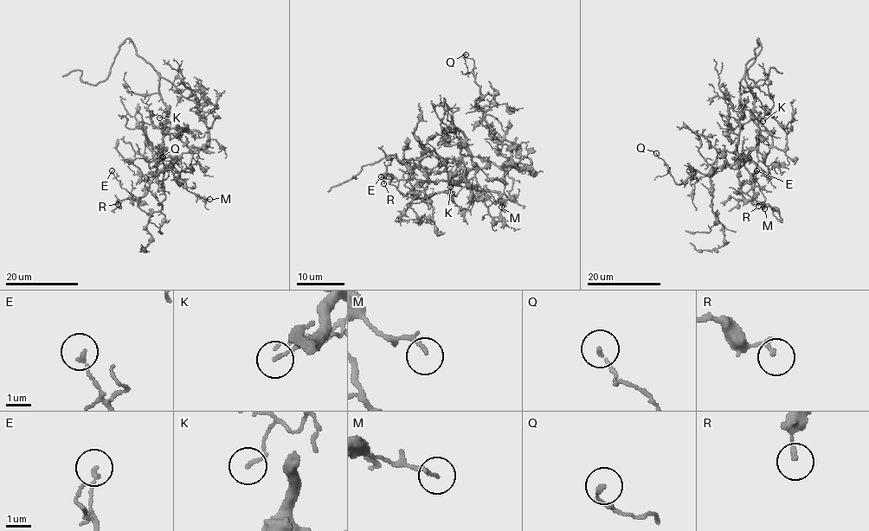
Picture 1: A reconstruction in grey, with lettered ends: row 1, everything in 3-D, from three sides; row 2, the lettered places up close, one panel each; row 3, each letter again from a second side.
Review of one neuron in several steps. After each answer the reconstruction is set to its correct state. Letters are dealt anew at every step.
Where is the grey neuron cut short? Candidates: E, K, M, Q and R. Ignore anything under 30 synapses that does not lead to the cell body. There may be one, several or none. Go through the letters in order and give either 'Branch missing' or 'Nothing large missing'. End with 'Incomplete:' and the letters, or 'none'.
E: Nothing large missing
K: Nothing large missing
M: Nothing large missing
Q: Nothing large missing
R: Nothing large missing
Incomplete: none

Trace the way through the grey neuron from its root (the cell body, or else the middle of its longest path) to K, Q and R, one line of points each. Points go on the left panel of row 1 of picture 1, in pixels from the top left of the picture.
K: (159, 93), (168, 111), (159, 118)
Q: (159, 93), (160, 77), (193, 100), (209, 139), (190, 149), (190, 170), (179, 173), (178, 184), (163, 156)
R: (159, 93), (166, 108), (166, 134), (161, 150), (164, 169), (143, 195), (119, 200), (118, 204)

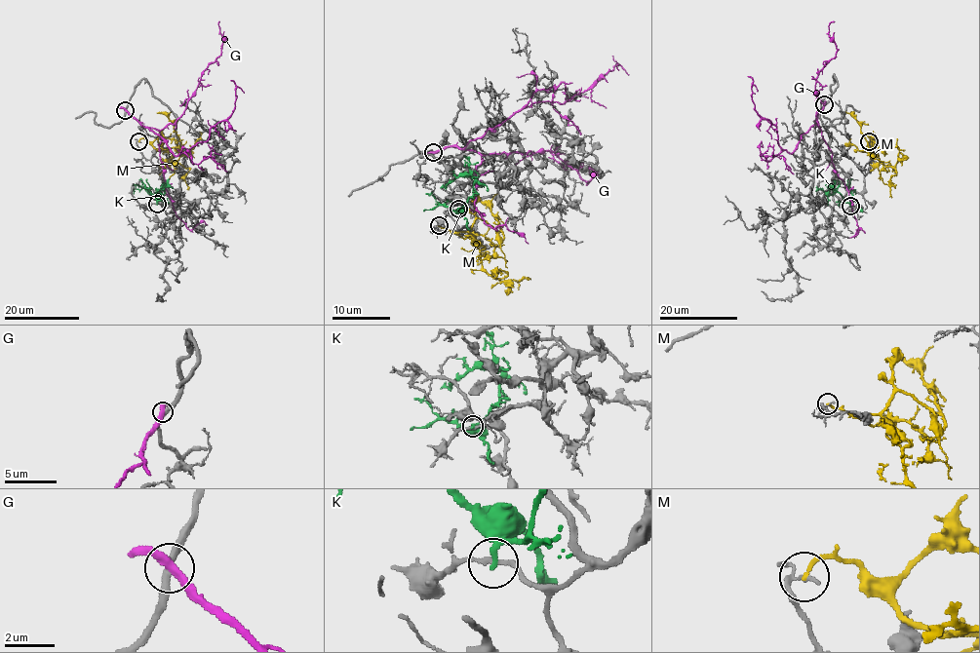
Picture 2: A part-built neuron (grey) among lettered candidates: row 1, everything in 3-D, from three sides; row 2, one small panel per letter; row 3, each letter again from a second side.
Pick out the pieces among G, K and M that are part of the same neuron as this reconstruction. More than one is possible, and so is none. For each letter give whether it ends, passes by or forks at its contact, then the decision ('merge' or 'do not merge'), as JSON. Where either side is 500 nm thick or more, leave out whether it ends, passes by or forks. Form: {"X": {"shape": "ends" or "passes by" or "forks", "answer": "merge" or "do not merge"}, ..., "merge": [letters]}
{"G": {"shape": "passes by", "answer": "do not merge"}, "K": {"shape": "passes by", "answer": "do not merge"}, "M": {"shape": "ends", "answer": "do not merge"}, "merge": []}

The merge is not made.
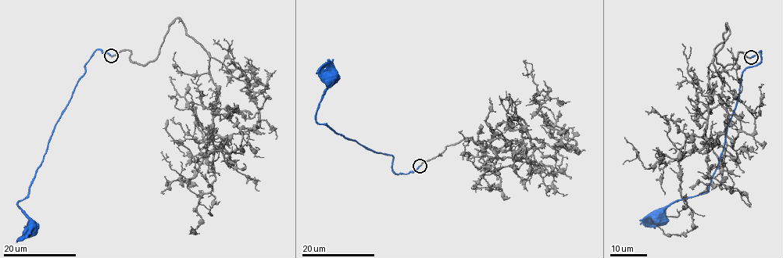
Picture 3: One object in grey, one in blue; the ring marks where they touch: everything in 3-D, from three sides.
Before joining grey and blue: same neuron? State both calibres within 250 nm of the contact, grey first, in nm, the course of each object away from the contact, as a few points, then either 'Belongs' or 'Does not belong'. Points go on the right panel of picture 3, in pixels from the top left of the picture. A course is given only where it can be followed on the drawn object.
Thickness 240 nm (grey) against 320 nm. Course of grey: (751, 57), (716, 62), (727, 23), (713, 60), (726, 130), (679, 163), (692, 228), (657, 227). Course of blue: (751, 57), (761, 51), (758, 64), (749, 66), (742, 73), (724, 146), (706, 191), (674, 202), (660, 216). Belongs

